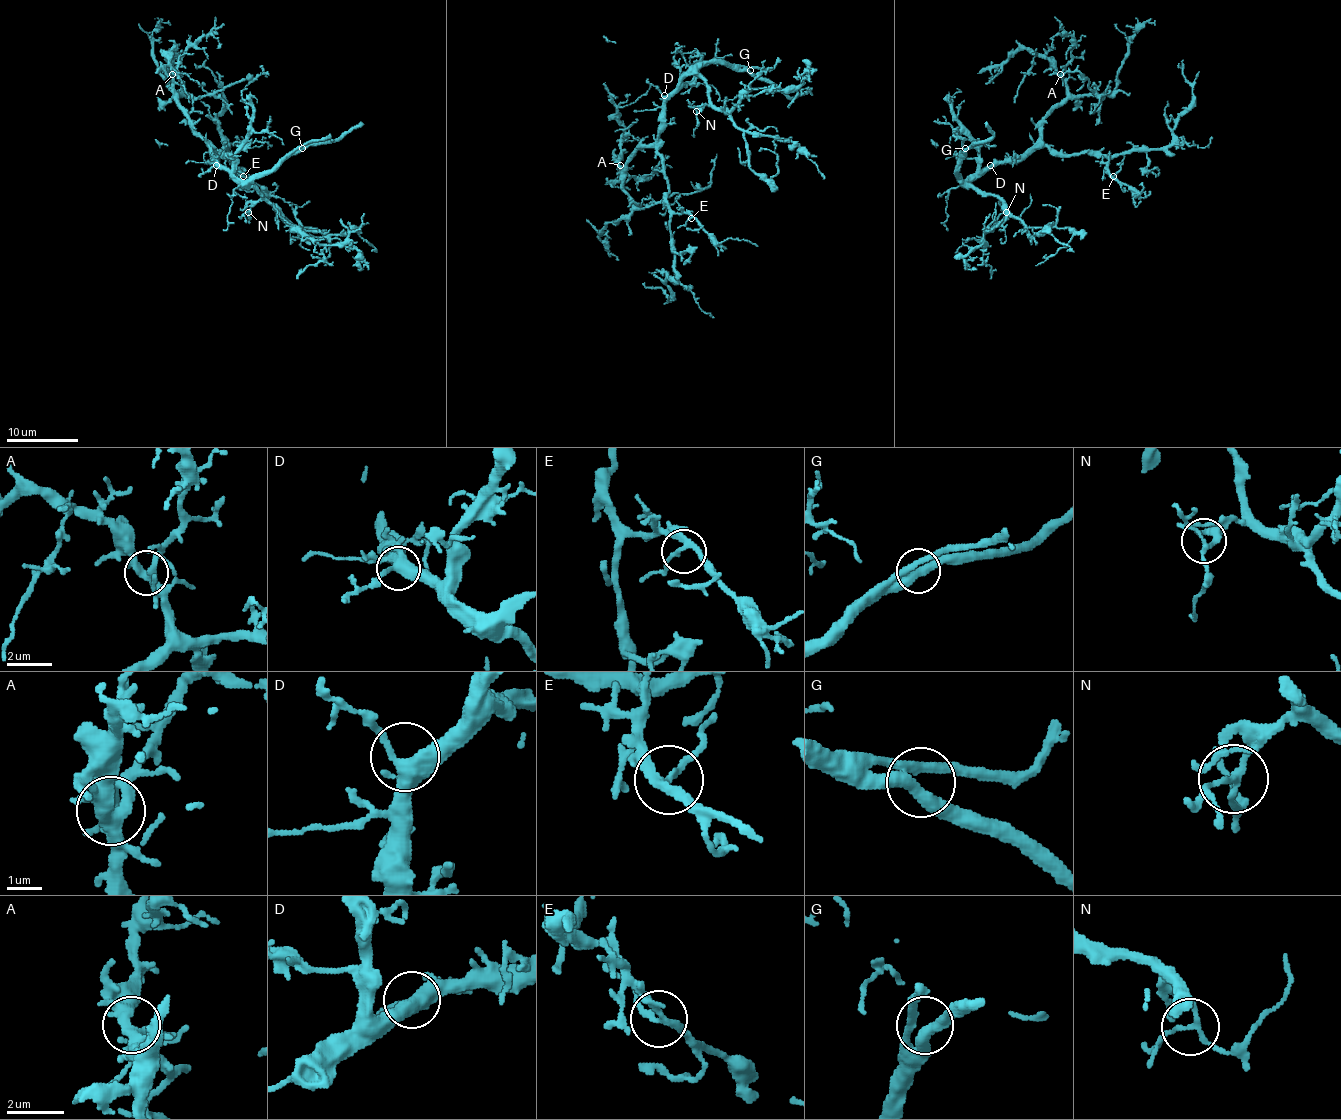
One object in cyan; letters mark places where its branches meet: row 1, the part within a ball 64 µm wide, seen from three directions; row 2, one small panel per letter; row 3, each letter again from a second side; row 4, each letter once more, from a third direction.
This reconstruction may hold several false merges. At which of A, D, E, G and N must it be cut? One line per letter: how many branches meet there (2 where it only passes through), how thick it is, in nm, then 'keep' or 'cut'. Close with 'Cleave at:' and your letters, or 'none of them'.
A: 4 | 380 nm | keep
D: 4 | 440 nm | keep
E: 3 | 200 nm | keep
G: 4 | 320 nm | keep
N: 3 | 150 nm | keep
Cleave at: none of them

